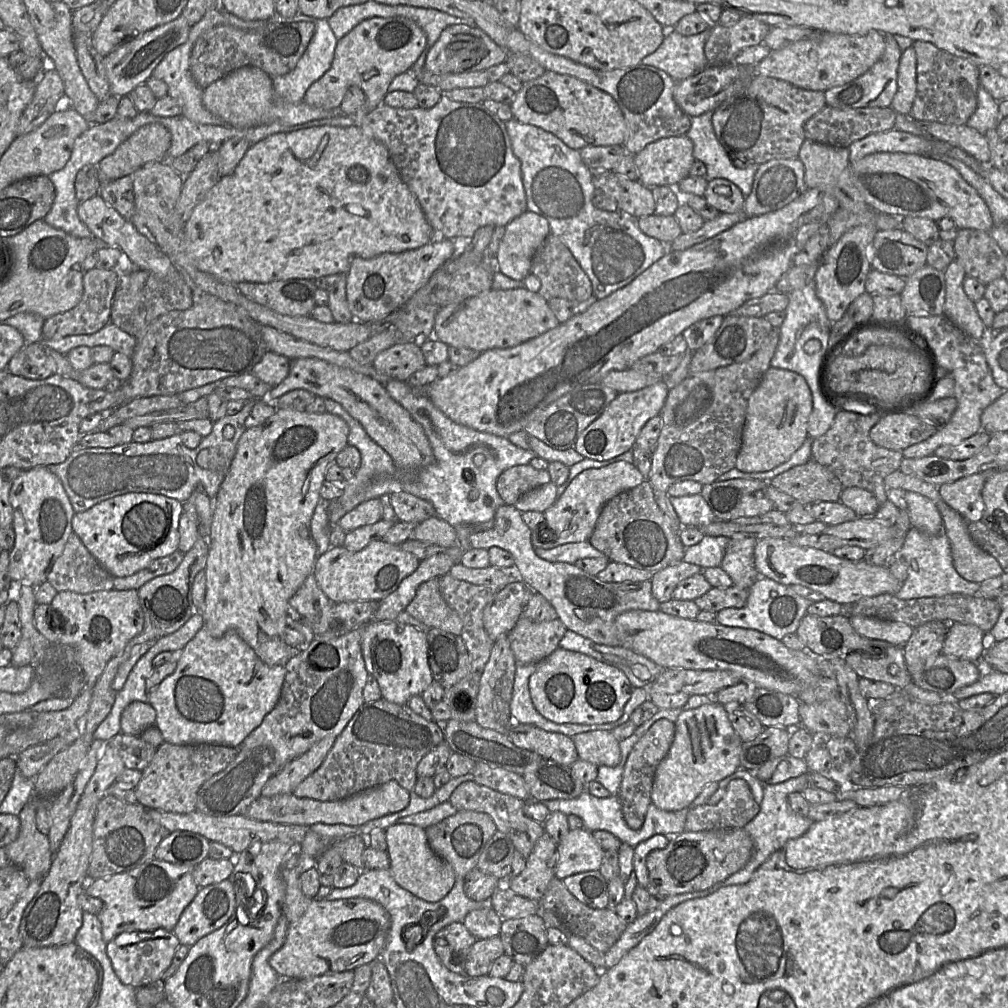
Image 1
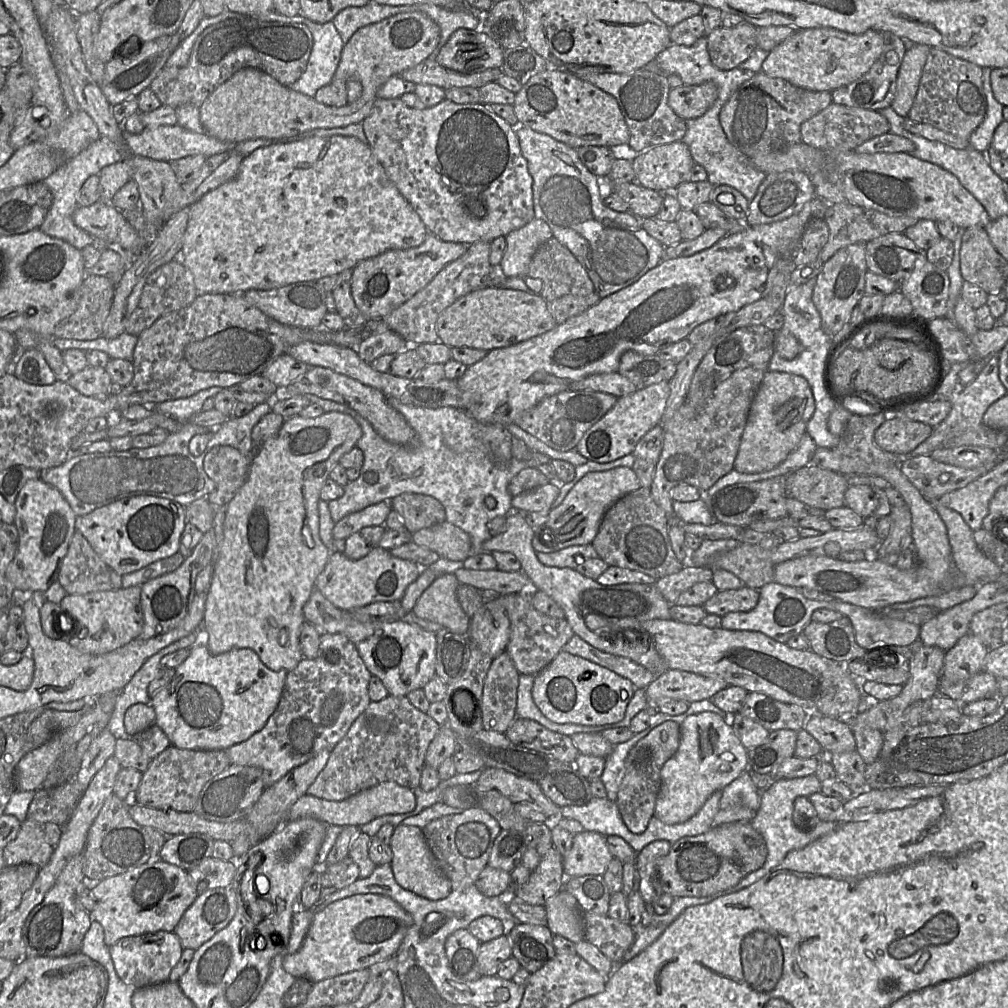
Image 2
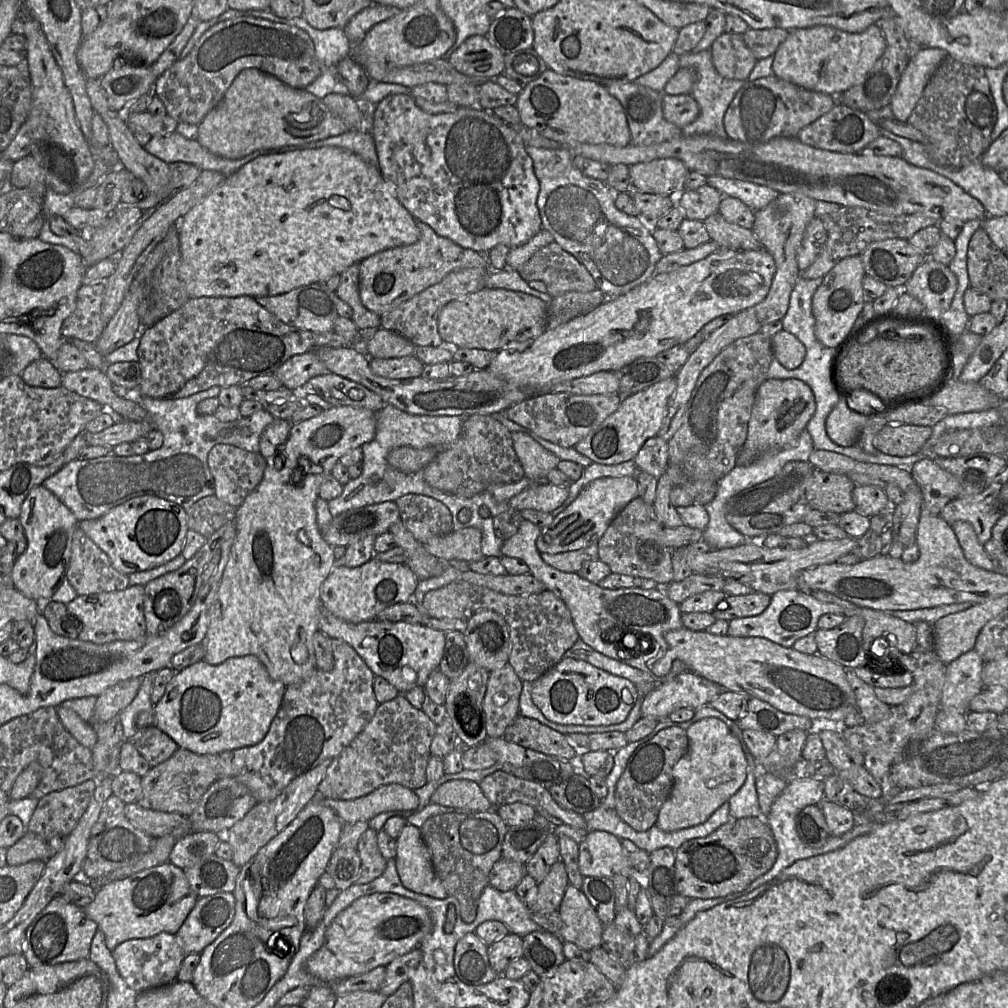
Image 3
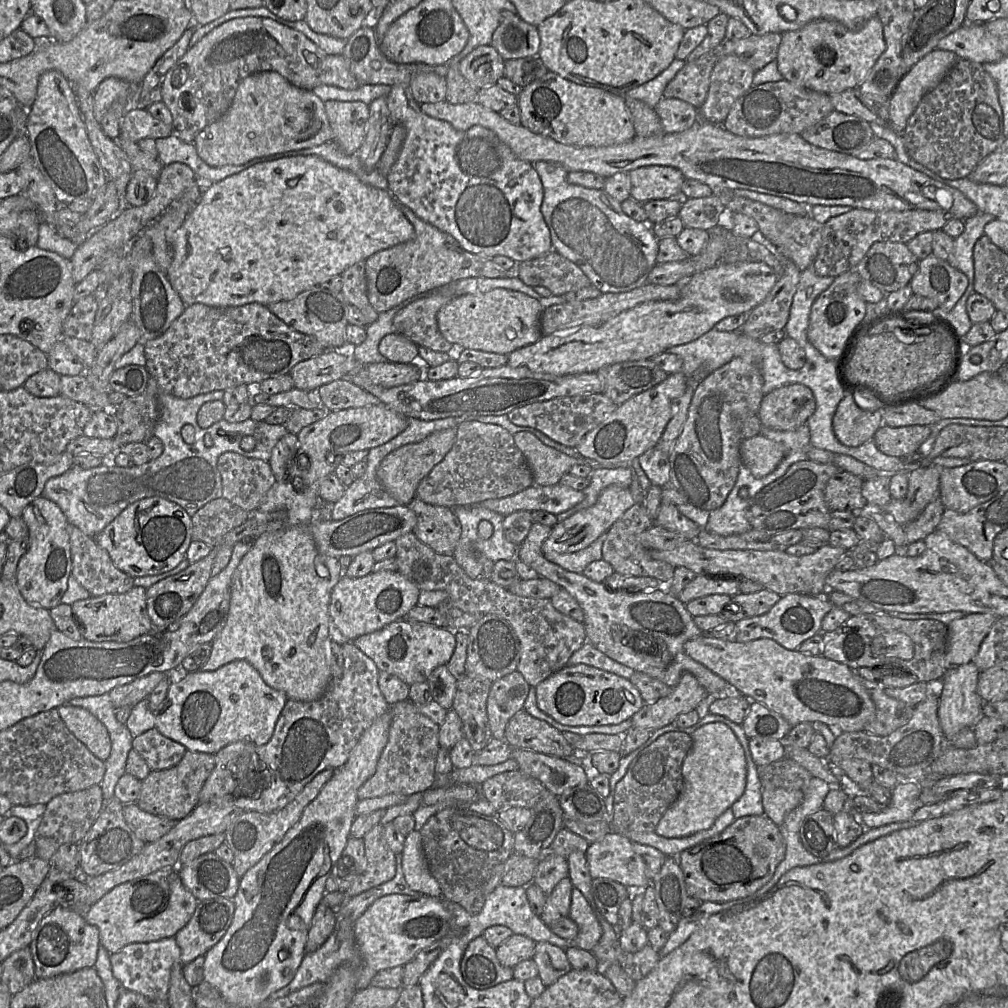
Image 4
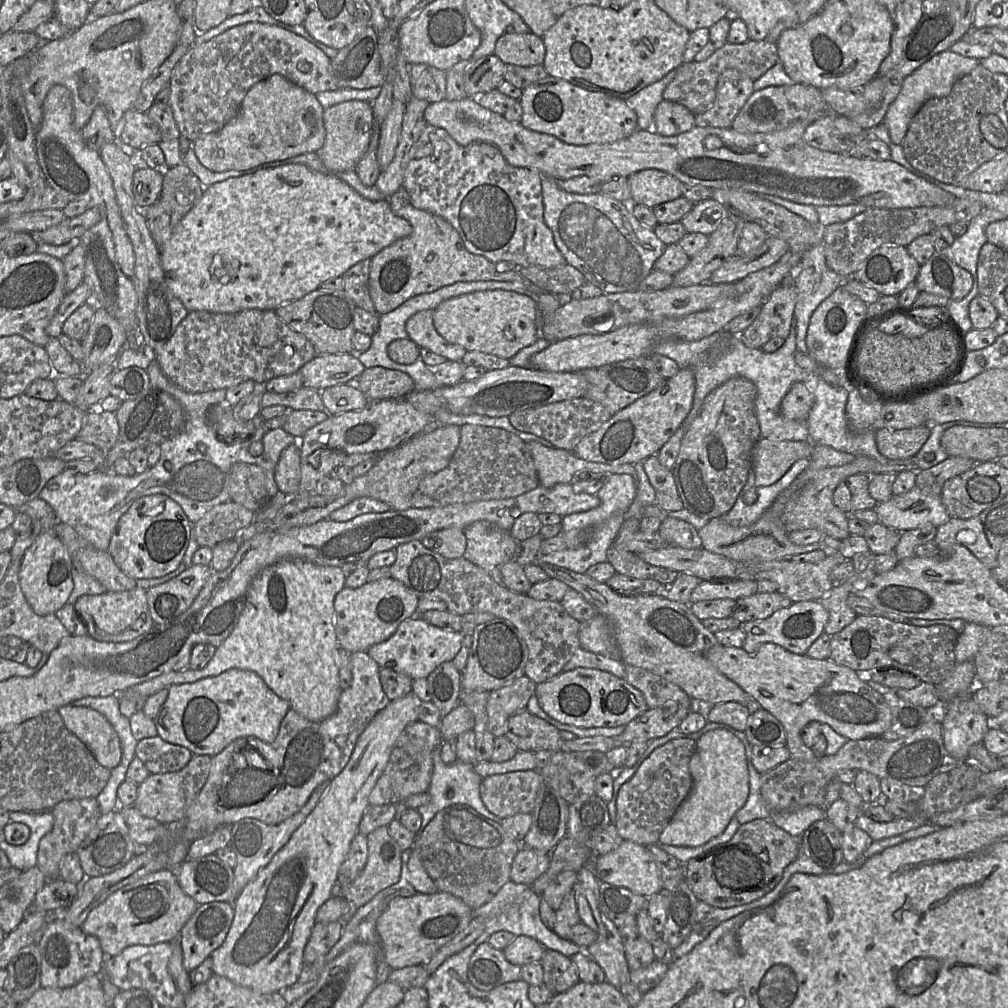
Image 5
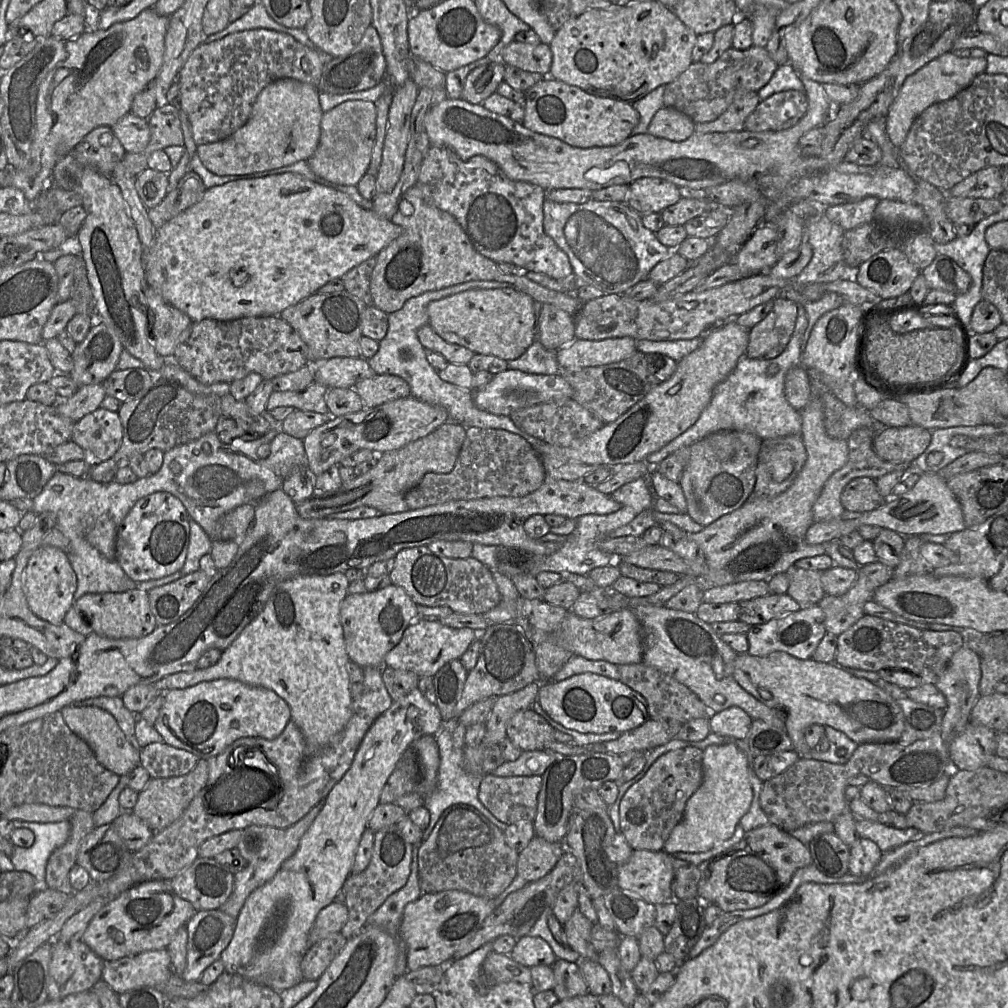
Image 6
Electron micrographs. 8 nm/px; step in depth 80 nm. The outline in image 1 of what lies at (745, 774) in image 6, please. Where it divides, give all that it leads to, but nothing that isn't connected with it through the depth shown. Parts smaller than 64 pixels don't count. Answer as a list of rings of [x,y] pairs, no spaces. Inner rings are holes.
[[[714,701],[698,708],[684,710],[675,724],[675,736],[668,754],[656,768],[651,791],[652,803],[664,811],[689,809],[704,787],[720,782],[740,768],[742,740],[733,729],[727,713],[720,703]]]

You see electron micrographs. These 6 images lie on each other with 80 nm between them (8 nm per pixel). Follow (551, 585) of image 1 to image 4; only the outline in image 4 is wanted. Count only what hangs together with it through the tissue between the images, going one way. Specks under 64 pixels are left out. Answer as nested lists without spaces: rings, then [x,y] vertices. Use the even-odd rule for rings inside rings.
[[[534,522],[525,540],[517,547],[516,560],[526,563],[539,574],[539,577],[553,581],[577,600],[584,612],[583,624],[587,642],[612,660],[672,688],[678,684],[682,674],[690,673],[713,698],[743,695],[685,652],[684,644],[699,637],[703,632],[696,626],[684,603],[669,594],[665,587],[653,591],[613,591],[603,583],[590,580],[582,573],[568,571],[546,560],[541,547],[550,535],[551,529],[552,527]]]

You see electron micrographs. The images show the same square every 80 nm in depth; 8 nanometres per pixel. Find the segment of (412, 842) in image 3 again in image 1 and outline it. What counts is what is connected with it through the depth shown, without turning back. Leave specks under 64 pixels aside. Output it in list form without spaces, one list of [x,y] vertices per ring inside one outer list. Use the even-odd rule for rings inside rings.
[[[394,824],[385,829],[390,871],[396,883],[416,897],[438,902],[452,889],[456,876],[452,867],[429,846],[425,829],[413,824]]]

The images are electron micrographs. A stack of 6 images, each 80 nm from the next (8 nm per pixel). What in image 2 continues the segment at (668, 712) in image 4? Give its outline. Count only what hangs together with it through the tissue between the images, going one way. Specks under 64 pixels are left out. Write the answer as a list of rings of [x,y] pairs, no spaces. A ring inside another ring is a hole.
[[[669,669],[654,679],[646,690],[647,706],[656,707],[661,701],[683,700],[688,703],[711,699],[728,684],[718,678],[688,671]]]

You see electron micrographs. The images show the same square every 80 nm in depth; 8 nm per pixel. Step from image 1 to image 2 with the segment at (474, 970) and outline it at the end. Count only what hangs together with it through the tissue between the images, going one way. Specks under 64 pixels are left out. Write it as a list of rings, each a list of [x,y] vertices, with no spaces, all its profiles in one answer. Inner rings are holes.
[[[506,934],[480,943],[477,961],[481,975],[496,975],[500,965],[510,957],[512,957],[512,948]]]

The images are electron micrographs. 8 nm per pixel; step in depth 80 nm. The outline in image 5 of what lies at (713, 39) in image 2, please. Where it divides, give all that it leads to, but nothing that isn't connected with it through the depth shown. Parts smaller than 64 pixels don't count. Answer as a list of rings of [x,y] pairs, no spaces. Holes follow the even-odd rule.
[[[736,69],[724,70],[718,78],[712,107],[696,115],[695,126],[731,128],[736,115],[754,92],[753,82]]]

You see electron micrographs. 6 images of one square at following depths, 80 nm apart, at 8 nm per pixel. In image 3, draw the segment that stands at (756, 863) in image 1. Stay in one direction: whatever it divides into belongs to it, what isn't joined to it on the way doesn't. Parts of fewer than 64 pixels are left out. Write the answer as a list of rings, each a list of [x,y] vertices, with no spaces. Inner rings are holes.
[[[795,777],[787,782],[787,786],[772,804],[769,814],[763,817],[770,826],[776,841],[778,851],[776,861],[768,872],[758,877],[749,885],[749,890],[771,881],[797,860],[822,854],[822,848],[810,847],[800,839],[797,831],[797,817],[804,807],[808,805],[819,805],[823,799],[824,783],[818,778]]]

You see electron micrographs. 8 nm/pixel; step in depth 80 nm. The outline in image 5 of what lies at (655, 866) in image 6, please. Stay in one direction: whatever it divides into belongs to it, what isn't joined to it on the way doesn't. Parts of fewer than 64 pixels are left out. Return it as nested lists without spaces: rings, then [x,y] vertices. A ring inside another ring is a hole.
[[[623,840],[613,851],[597,856],[594,874],[601,881],[625,887],[632,893],[646,898],[660,893],[664,888],[660,868],[648,848],[630,840]]]

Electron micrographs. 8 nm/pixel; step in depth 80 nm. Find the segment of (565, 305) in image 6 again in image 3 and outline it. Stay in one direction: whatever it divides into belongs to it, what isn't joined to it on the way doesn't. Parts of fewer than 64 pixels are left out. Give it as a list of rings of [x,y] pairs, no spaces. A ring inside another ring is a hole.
[[[417,220],[421,231],[419,240],[411,245],[383,250],[364,259],[359,264],[359,295],[363,305],[379,316],[393,310],[426,288],[439,283],[447,274],[462,269],[484,267],[490,268],[487,254],[464,248],[452,240],[438,235],[429,225]]]

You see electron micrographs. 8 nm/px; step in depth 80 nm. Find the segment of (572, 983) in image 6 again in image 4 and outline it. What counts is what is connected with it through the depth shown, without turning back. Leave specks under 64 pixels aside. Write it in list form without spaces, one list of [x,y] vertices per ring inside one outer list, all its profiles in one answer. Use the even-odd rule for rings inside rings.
[[[536,942],[532,960],[537,965],[538,977],[546,987],[572,969],[565,950],[548,942]]]

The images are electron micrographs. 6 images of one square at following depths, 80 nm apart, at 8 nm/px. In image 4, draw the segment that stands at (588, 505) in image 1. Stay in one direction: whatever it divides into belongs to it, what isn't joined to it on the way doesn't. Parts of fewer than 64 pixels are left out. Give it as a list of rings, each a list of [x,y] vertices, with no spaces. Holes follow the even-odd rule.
[[[610,485],[602,490],[596,503],[582,511],[578,511],[561,522],[557,522],[551,529],[548,538],[542,544],[542,552],[573,553],[588,547],[599,536],[606,533],[612,525],[635,504],[629,488]]]

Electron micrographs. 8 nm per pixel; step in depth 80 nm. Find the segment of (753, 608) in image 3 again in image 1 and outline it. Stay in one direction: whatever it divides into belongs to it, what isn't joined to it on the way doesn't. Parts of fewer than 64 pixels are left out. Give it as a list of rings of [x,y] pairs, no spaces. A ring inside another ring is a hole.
[[[730,586],[727,588],[712,587],[704,595],[696,598],[694,602],[701,610],[717,613],[725,608],[742,608],[749,595],[747,588]]]

